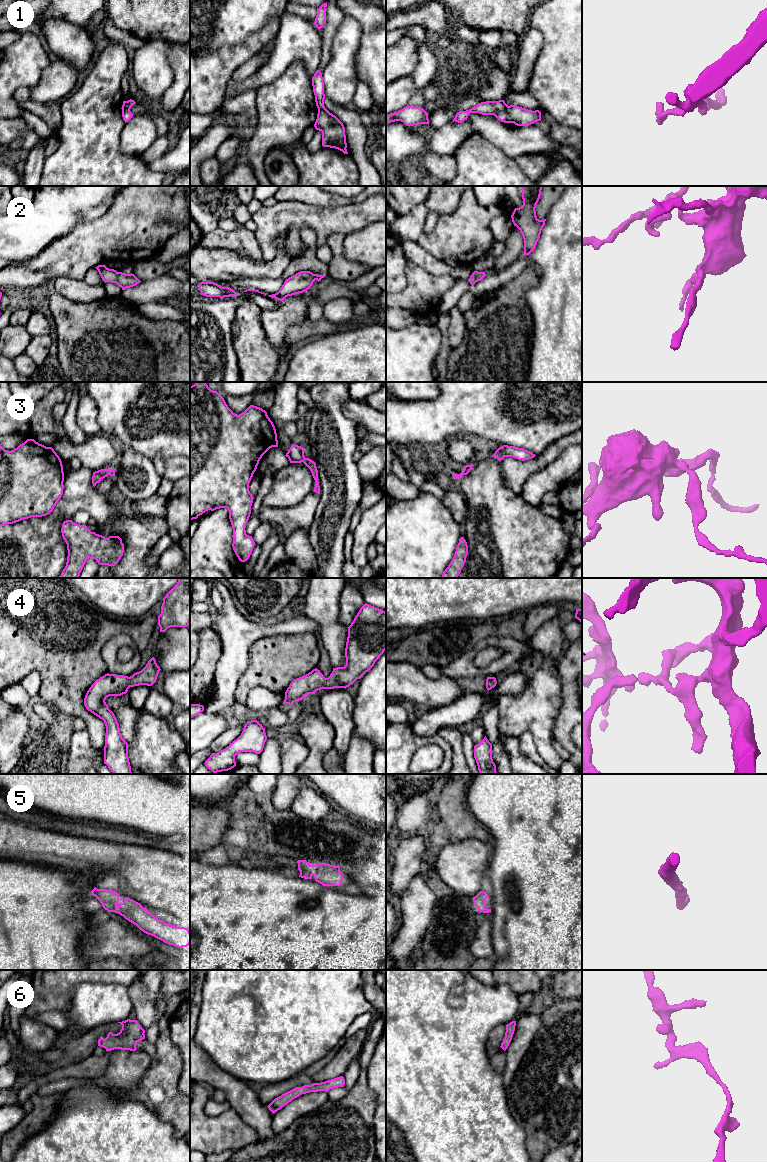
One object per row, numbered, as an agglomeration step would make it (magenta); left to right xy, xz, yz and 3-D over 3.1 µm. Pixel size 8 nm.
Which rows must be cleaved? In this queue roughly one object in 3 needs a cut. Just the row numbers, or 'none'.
1

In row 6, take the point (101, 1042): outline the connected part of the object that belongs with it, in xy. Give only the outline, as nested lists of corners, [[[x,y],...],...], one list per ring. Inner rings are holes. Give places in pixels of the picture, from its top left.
[[[127,1019],[118,1023],[122,1025],[120,1032],[117,1034],[109,1032],[105,1039],[101,1036],[98,1046],[105,1048],[107,1052],[114,1049],[137,1050],[136,1044],[145,1039],[145,1030],[137,1020]]]

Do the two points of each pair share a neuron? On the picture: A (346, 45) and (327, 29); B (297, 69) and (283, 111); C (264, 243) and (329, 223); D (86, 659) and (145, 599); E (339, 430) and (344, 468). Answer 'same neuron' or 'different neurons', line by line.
A: different neurons
B: same neuron
C: same neuron
D: different neurons
E: same neuron

